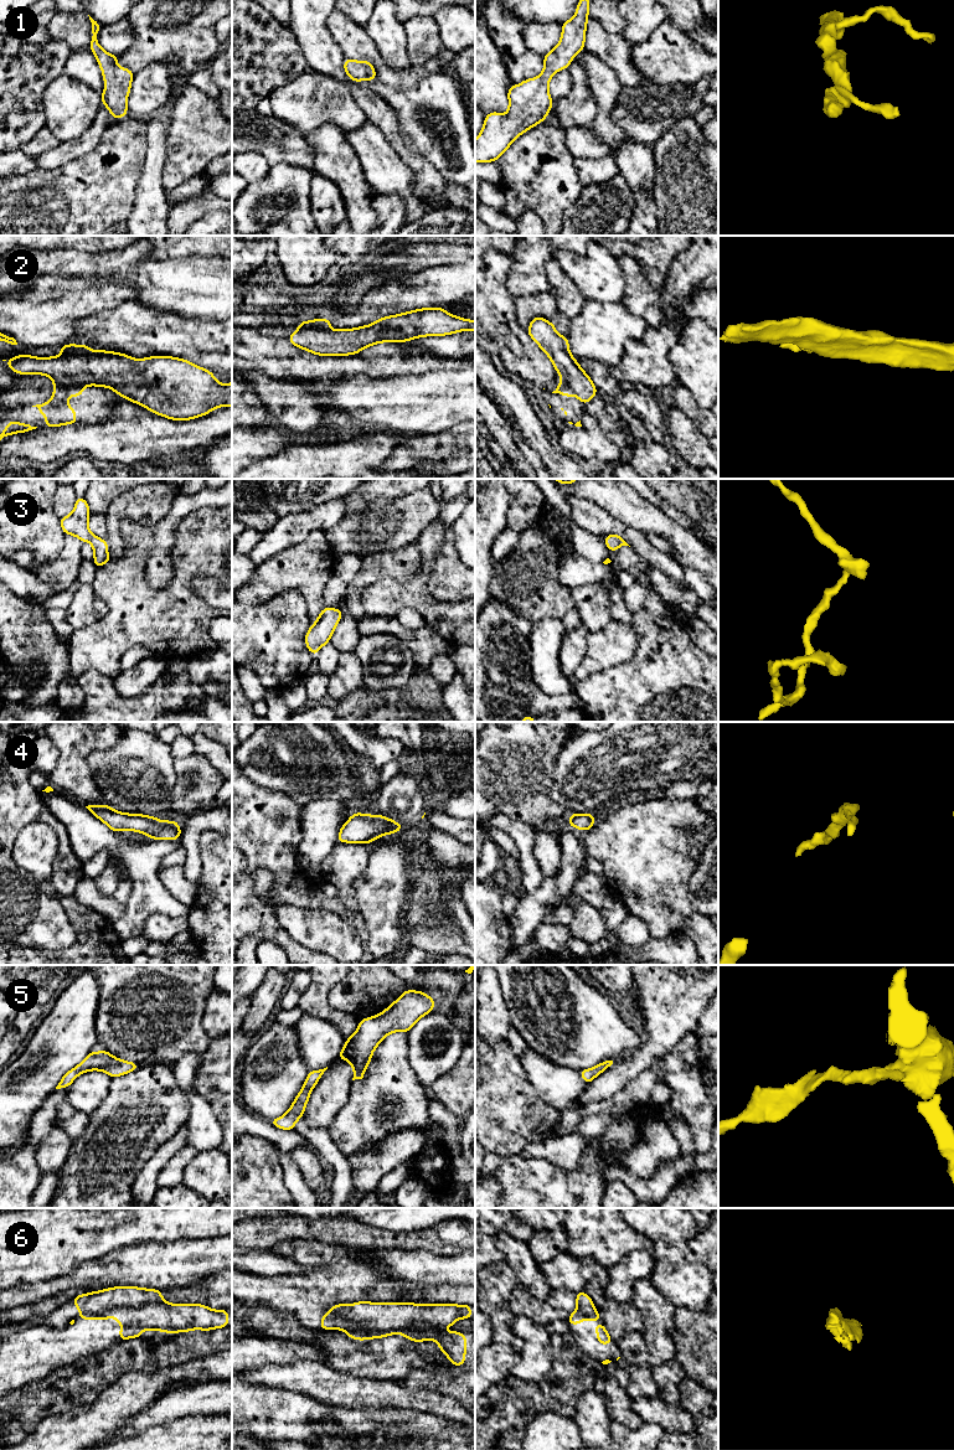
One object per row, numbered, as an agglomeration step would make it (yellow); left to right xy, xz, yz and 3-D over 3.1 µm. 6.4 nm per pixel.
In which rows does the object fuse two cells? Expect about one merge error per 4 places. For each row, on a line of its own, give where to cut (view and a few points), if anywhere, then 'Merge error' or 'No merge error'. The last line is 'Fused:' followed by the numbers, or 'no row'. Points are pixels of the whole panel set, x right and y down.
1: No split. No merge error
2: Split along xy (55, 385), (62, 387), (84, 386). Merge error
3: No split. No merge error
4: No split. No merge error
5: No split. No merge error
6: Split along xy (168, 1303), (109, 1307), (99, 1312), (80, 1315). Merge error
Fused: 2, 6

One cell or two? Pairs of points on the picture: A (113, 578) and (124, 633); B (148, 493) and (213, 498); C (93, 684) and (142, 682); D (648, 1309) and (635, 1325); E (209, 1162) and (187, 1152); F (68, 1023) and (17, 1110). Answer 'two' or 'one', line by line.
A: one
B: two
C: two
D: two
E: two
F: one

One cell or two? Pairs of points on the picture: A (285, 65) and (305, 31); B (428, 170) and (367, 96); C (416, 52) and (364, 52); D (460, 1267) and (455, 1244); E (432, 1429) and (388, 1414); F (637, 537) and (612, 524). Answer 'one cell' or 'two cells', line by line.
A: two cells
B: one cell
C: two cells
D: two cells
E: one cell
F: one cell

